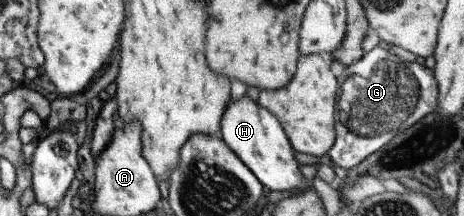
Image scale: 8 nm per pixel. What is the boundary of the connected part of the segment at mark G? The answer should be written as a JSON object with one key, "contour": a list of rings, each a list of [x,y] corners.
{"contour":[[[379,45],[343,67],[344,83],[338,83],[336,140],[327,151],[329,164],[345,170],[359,165],[370,153],[387,145],[400,131],[432,114],[438,105],[438,82],[431,68],[406,61]]]}

